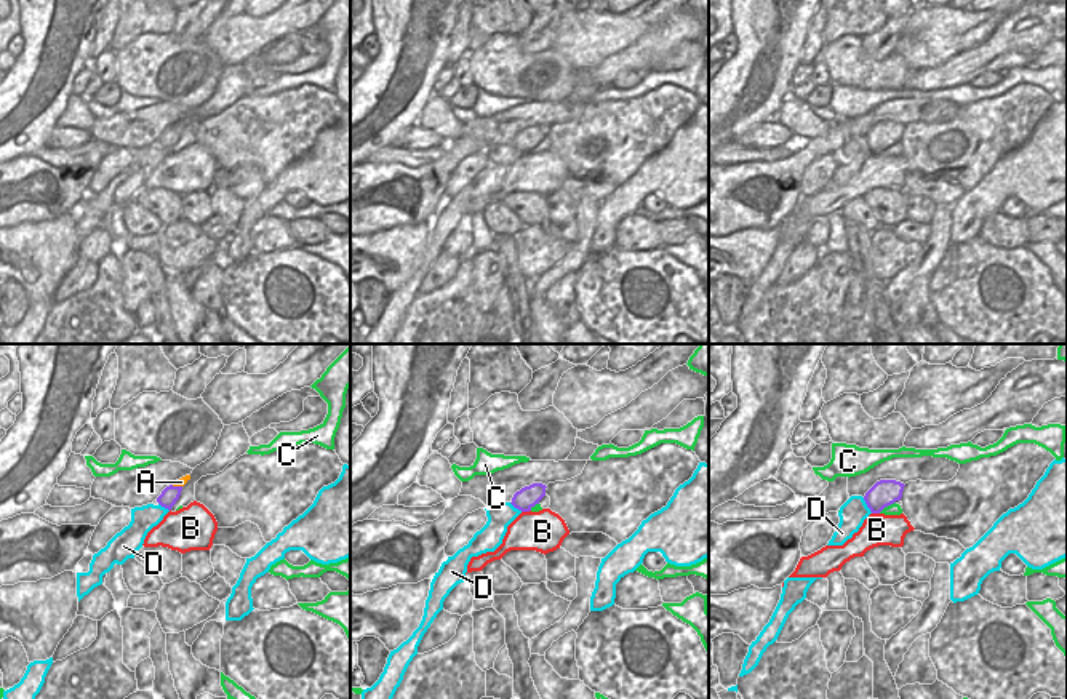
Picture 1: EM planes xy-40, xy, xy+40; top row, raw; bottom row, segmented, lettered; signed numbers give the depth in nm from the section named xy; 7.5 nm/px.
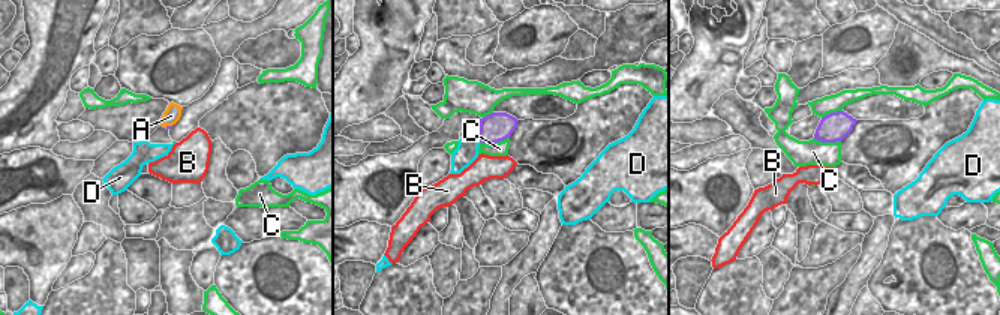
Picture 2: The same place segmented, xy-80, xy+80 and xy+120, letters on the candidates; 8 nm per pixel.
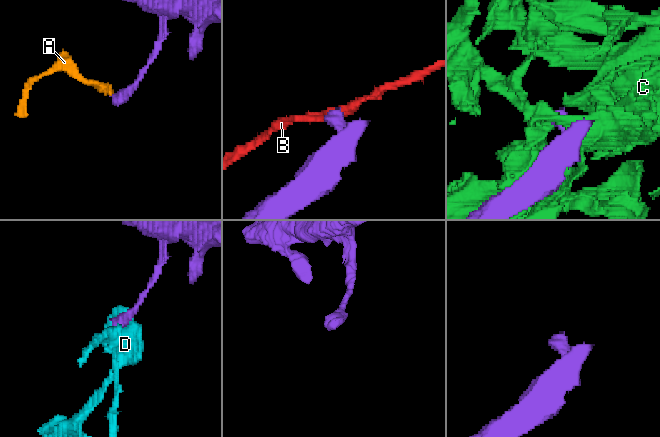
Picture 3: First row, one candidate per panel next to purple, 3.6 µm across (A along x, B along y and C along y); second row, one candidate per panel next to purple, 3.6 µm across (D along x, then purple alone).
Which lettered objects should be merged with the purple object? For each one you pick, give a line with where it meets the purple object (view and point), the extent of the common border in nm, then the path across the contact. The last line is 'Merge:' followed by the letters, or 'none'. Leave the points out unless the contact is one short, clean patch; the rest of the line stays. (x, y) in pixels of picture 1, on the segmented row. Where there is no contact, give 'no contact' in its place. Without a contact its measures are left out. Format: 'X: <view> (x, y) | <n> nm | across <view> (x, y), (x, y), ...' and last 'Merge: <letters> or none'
Merge: none

